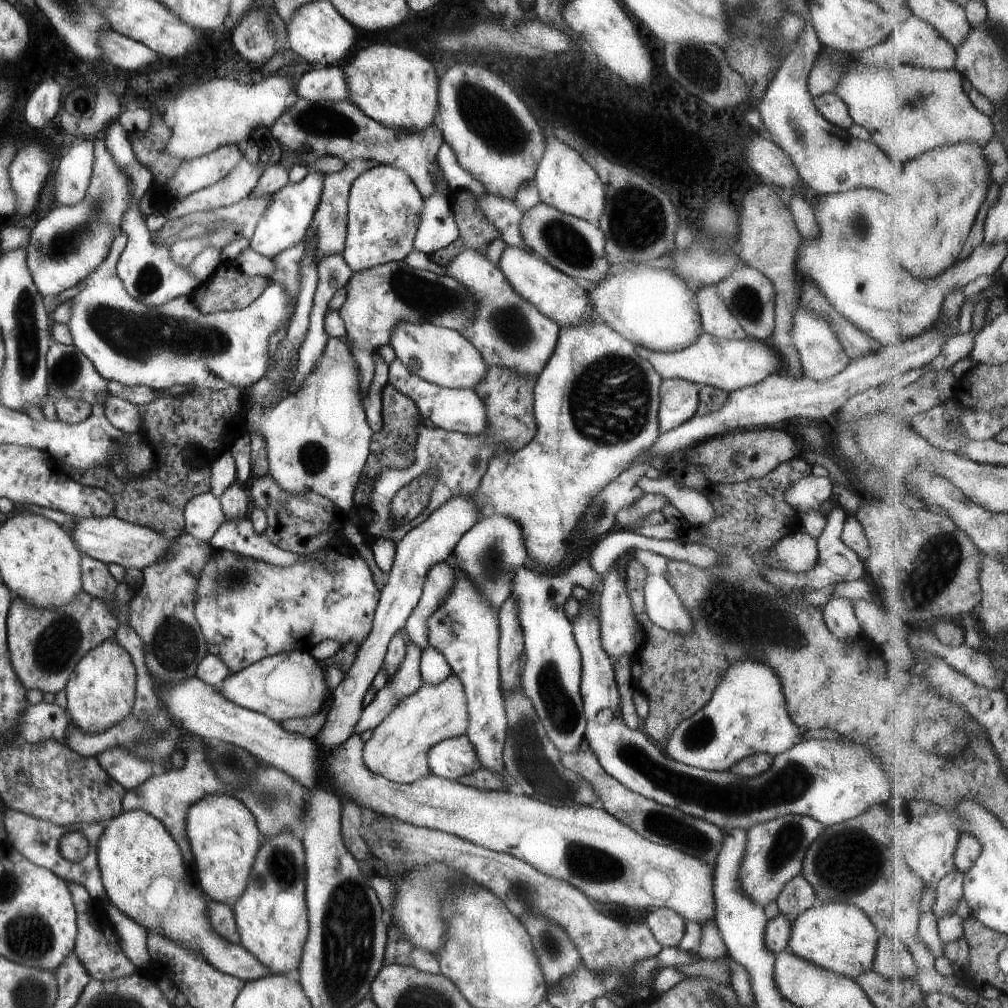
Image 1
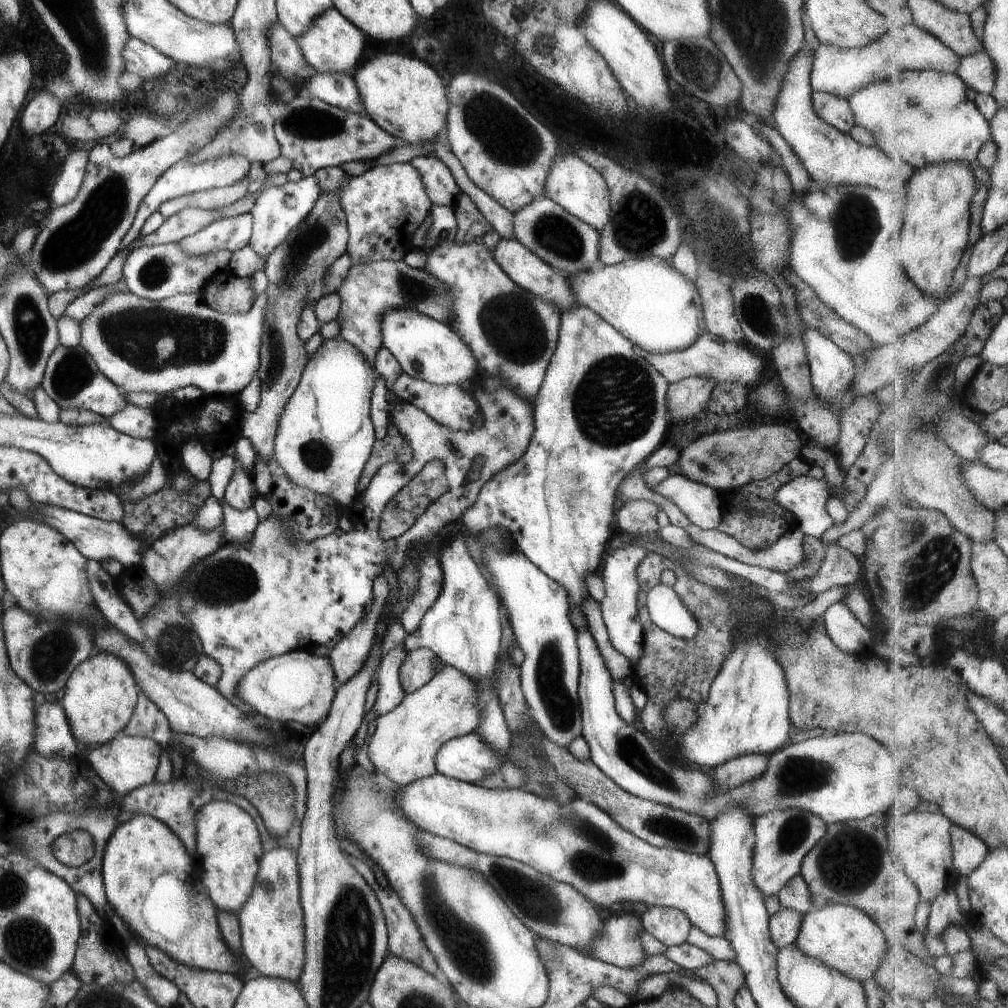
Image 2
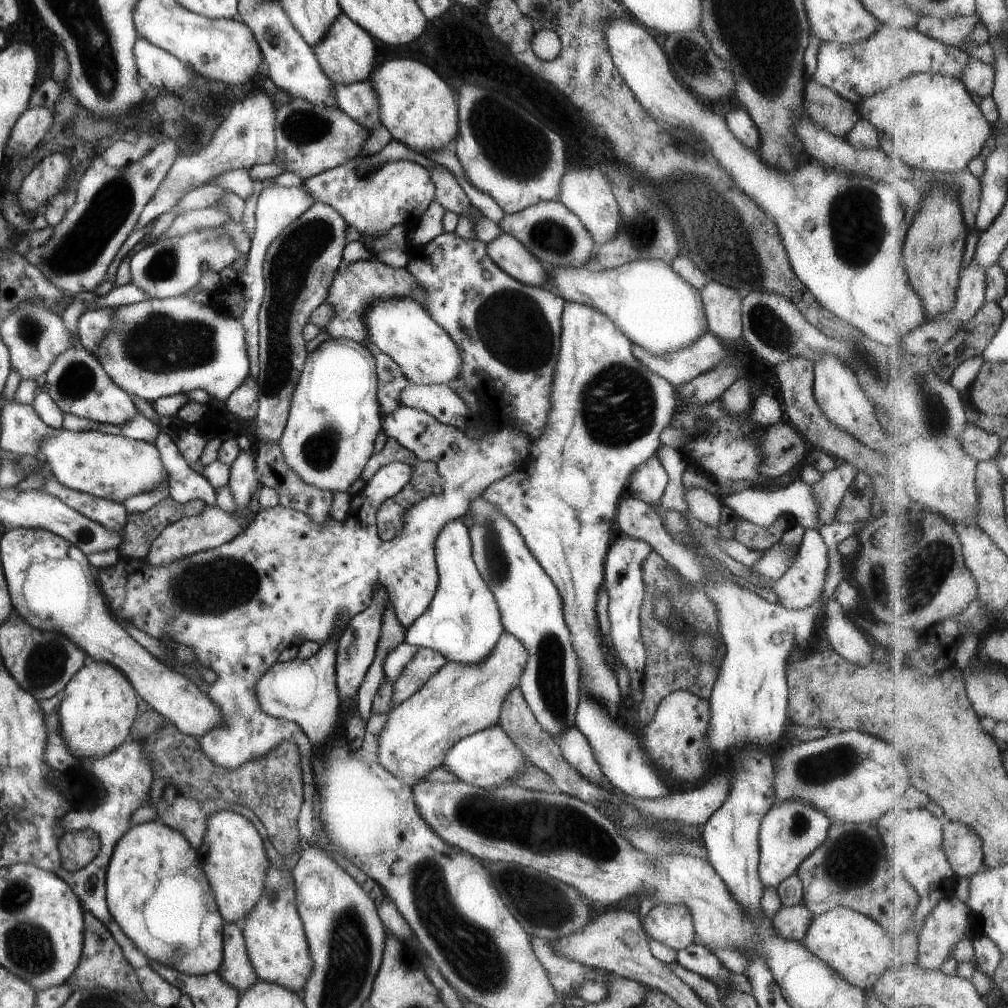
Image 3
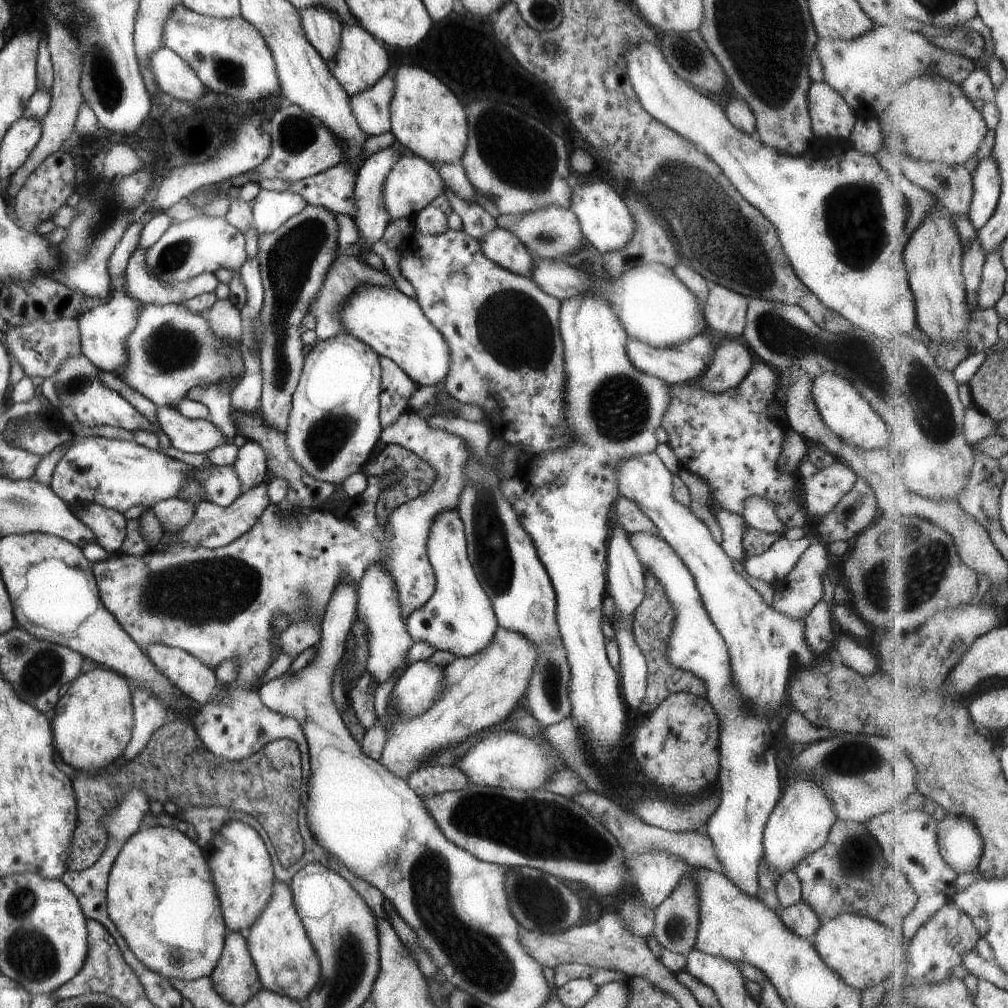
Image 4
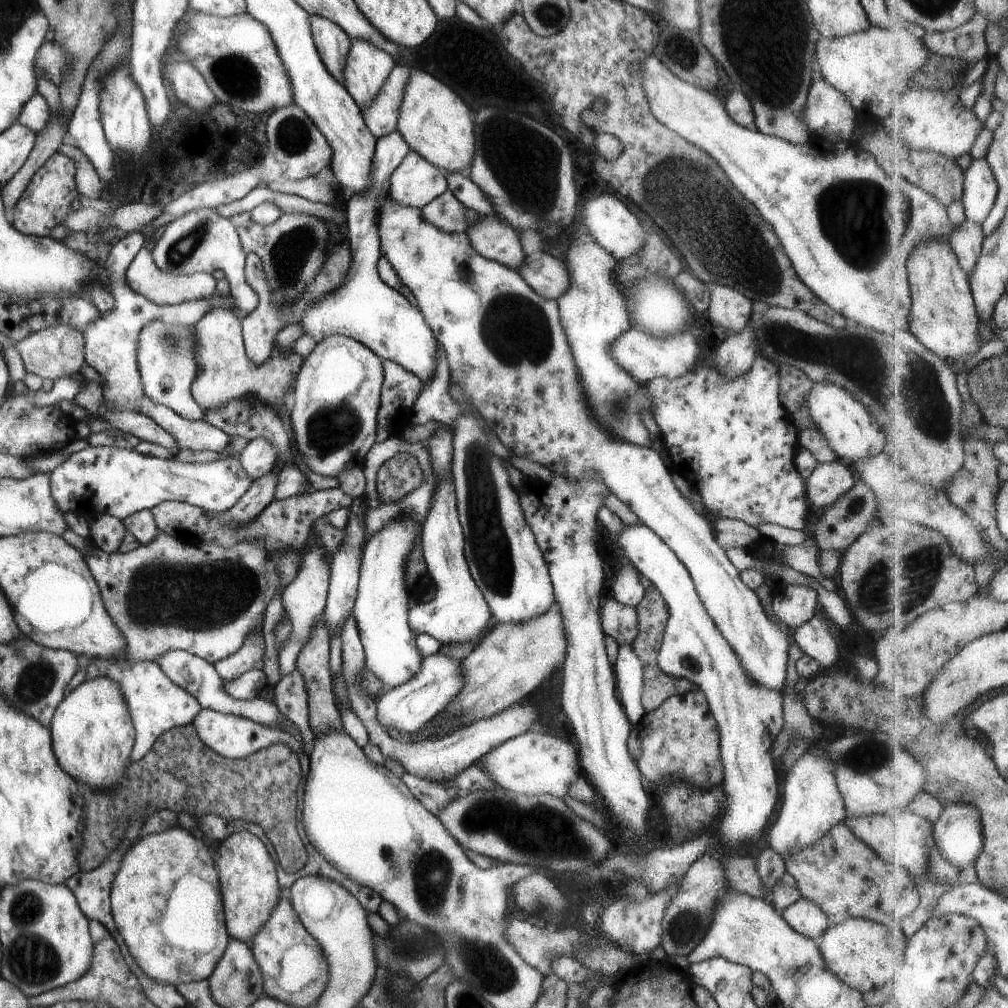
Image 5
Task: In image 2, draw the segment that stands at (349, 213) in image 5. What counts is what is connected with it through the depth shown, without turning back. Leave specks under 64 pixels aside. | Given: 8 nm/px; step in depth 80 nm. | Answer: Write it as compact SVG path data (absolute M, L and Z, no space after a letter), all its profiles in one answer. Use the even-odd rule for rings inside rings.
M413 309L386 310L380 318L380 344L395 358L407 377L431 385L459 385L476 371L467 345L445 324Z

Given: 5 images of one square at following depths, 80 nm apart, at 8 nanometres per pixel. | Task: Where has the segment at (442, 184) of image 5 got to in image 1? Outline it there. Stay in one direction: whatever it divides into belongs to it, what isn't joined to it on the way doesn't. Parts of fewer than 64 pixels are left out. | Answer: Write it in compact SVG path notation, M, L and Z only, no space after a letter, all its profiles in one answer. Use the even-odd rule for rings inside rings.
M377 165L358 174L357 178L353 179L348 192L346 235L341 254L352 272L389 261L403 261L404 256L412 250L412 240L420 221L423 203L424 198L419 194L417 187L402 170L389 165Z

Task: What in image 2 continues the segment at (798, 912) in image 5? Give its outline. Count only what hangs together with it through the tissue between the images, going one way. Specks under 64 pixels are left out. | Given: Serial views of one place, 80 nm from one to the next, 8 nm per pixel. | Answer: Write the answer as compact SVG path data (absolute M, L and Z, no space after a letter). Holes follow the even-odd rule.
M779 909L772 916L768 916L768 933L771 942L780 949L793 944L799 932L803 915L793 909Z

